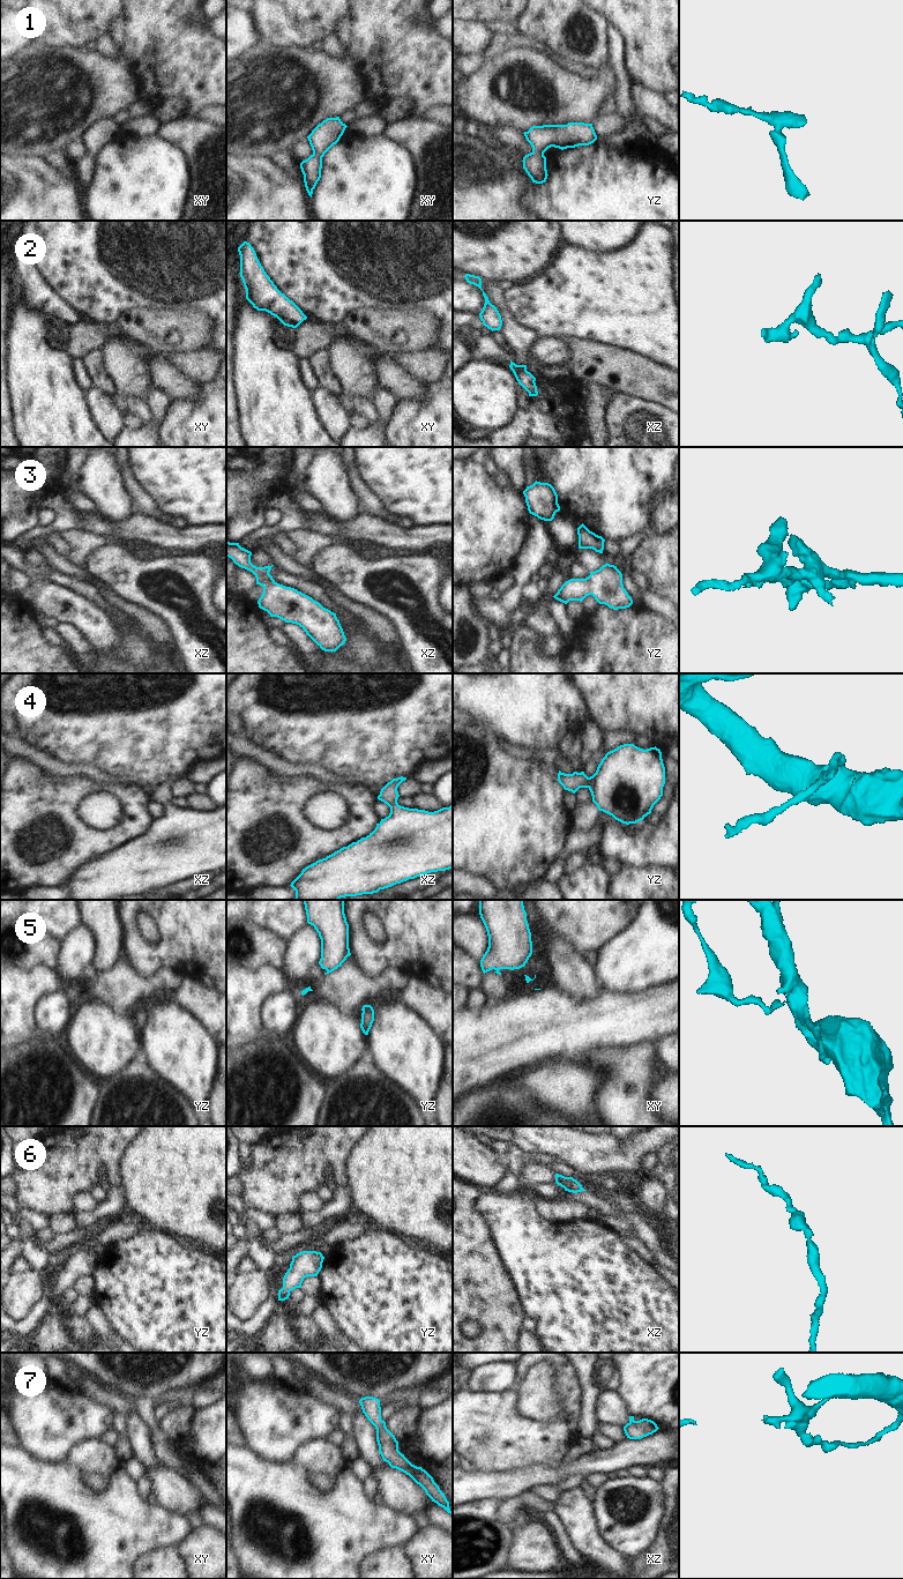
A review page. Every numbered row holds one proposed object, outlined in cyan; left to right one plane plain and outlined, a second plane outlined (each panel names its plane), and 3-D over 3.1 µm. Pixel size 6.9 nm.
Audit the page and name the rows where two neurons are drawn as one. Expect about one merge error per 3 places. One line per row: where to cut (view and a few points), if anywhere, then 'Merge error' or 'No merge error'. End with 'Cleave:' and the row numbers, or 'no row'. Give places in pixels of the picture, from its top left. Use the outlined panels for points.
1: No split. No merge error
2: Split along xz (525, 370), (520, 370), (515, 375). Merge error
3: No split. No merge error
4: No split. No merge error
5: Split along yz (333, 969), (327, 972). Merge error
6: No split. No merge error
7: Split along xy (410, 1462), (403, 1472). Merge error
Cleave: 2, 5, 7

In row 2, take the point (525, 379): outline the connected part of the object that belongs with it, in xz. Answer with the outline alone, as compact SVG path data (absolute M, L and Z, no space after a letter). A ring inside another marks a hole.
M521 370L515 375L518 383L529 393L529 396L537 396L536 378L528 371Z

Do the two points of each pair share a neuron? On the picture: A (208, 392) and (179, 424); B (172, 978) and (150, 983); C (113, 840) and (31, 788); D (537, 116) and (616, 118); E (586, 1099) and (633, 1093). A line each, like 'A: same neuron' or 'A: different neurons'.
A: same neuron
B: same neuron
C: same neuron
D: different neurons
E: different neurons

